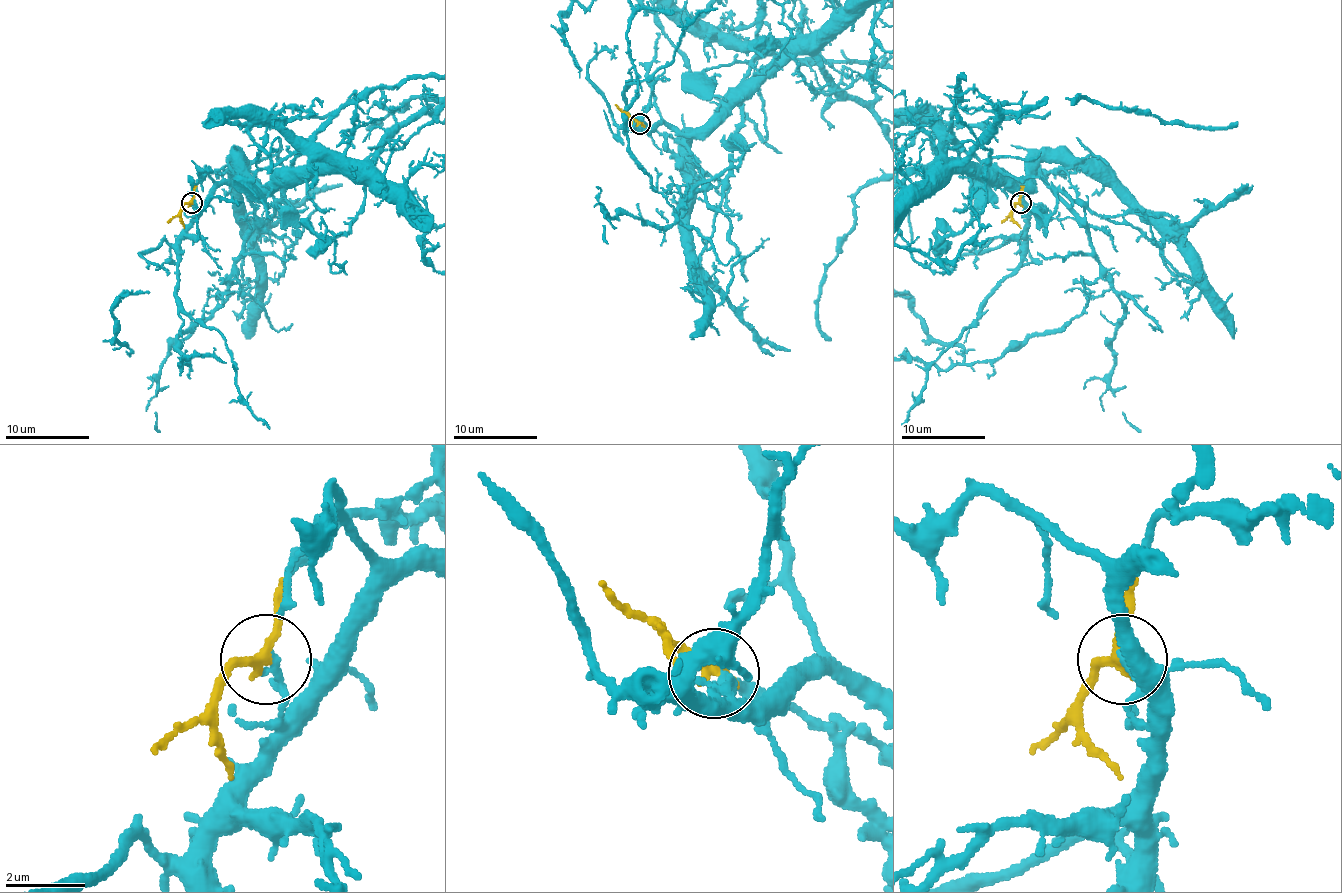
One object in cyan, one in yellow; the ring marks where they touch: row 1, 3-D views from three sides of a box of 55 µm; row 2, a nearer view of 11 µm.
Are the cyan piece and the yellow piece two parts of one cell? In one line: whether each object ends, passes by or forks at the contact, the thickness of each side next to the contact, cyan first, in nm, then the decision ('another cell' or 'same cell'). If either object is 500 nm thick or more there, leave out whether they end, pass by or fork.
cyan passes by | yellow passes by | 130/200 nm | same cell

